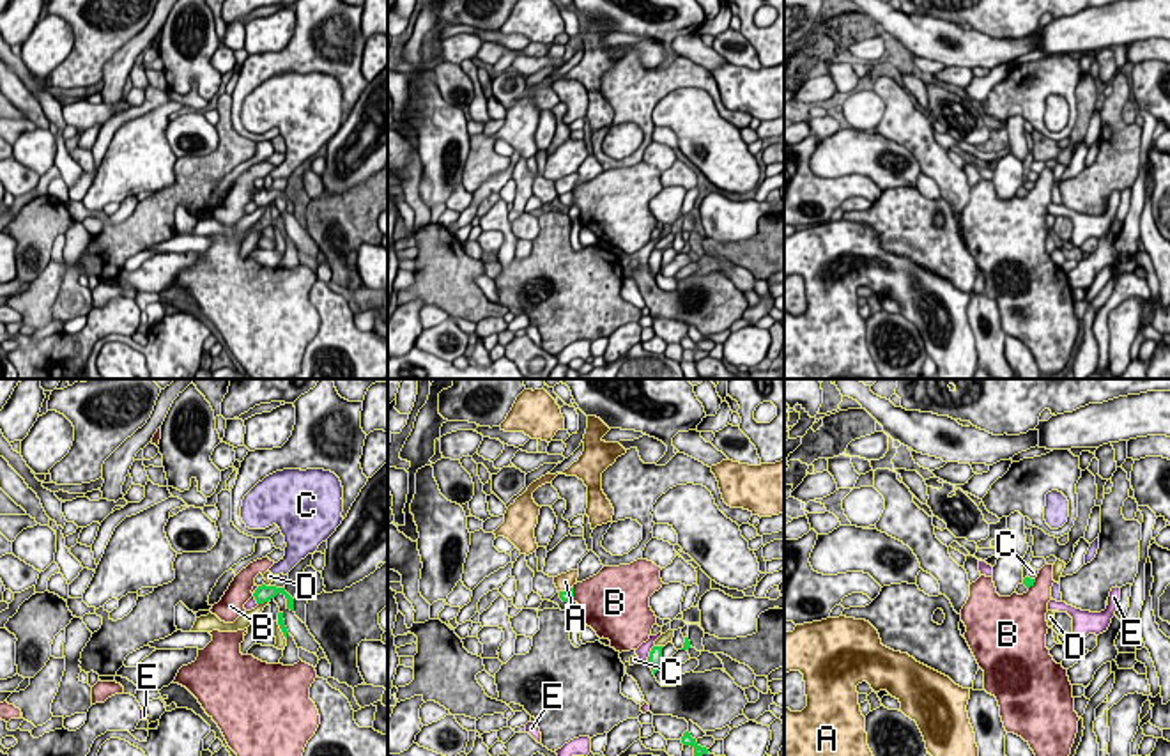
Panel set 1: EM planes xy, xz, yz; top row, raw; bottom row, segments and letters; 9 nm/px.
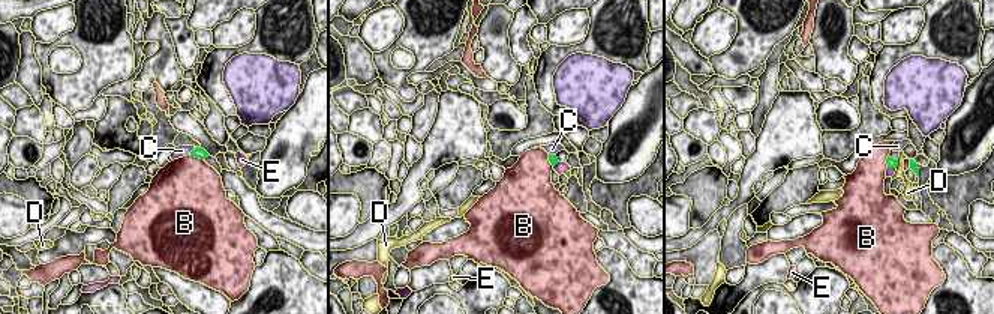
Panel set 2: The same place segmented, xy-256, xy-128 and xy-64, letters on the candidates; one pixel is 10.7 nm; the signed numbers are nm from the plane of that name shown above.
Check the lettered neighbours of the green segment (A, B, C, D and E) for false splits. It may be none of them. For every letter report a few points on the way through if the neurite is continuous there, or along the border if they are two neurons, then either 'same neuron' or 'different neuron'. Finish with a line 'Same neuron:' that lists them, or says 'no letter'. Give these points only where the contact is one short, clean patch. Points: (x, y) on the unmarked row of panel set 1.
A: border xz (572, 190), (560, 195); different neuron
B: different neuron
C: different neuron
D: different neuron
E: same neuron
Same neuron: E

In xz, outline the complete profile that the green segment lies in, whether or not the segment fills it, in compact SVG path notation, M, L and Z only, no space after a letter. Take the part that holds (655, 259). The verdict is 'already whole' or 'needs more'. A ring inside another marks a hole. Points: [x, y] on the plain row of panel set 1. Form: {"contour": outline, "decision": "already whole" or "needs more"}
{"contour": "M662 234L657 239L650 239L646 246L643 246L637 253L635 258L639 260L639 266L648 266L653 278L660 273L662 269L662 251L657 250L655 244L662 239Z", "decision": "needs more"}

